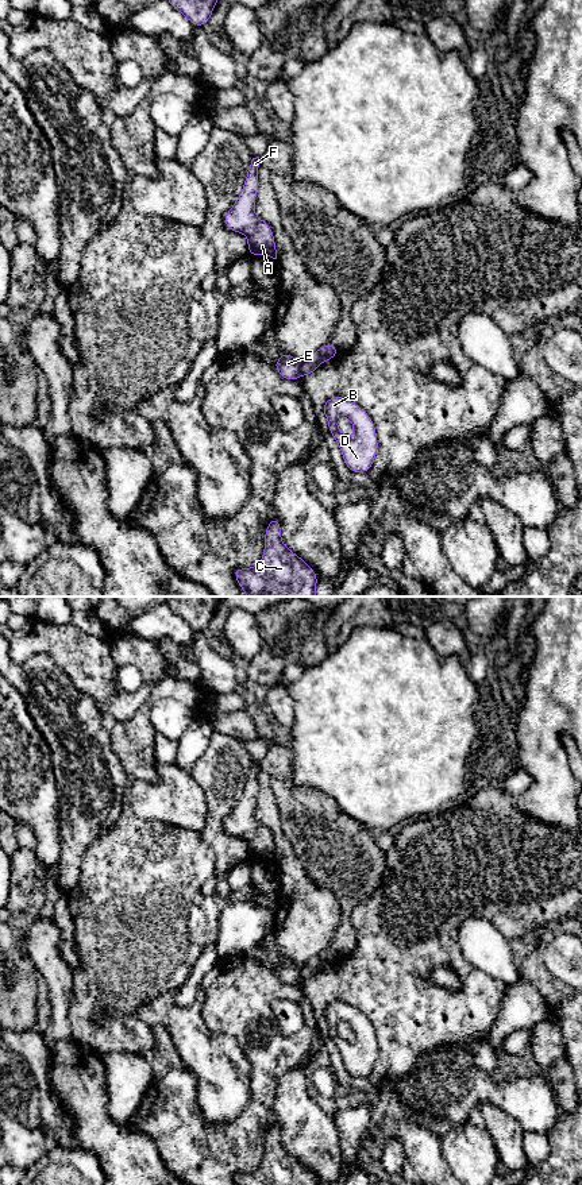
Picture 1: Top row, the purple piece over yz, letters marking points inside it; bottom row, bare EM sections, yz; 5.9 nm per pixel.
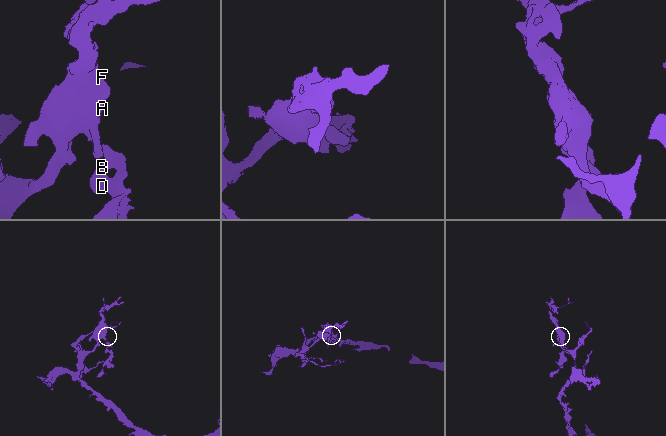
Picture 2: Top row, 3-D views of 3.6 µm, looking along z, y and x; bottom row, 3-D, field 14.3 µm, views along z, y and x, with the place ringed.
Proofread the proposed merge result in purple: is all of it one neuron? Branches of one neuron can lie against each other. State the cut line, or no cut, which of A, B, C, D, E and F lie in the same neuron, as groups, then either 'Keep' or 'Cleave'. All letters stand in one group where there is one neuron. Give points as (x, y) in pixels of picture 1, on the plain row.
Split along yz (303, 965), (300, 980). Groups: A E F / B C D. Cleave

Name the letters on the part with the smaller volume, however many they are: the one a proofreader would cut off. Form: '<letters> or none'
B, C, D

